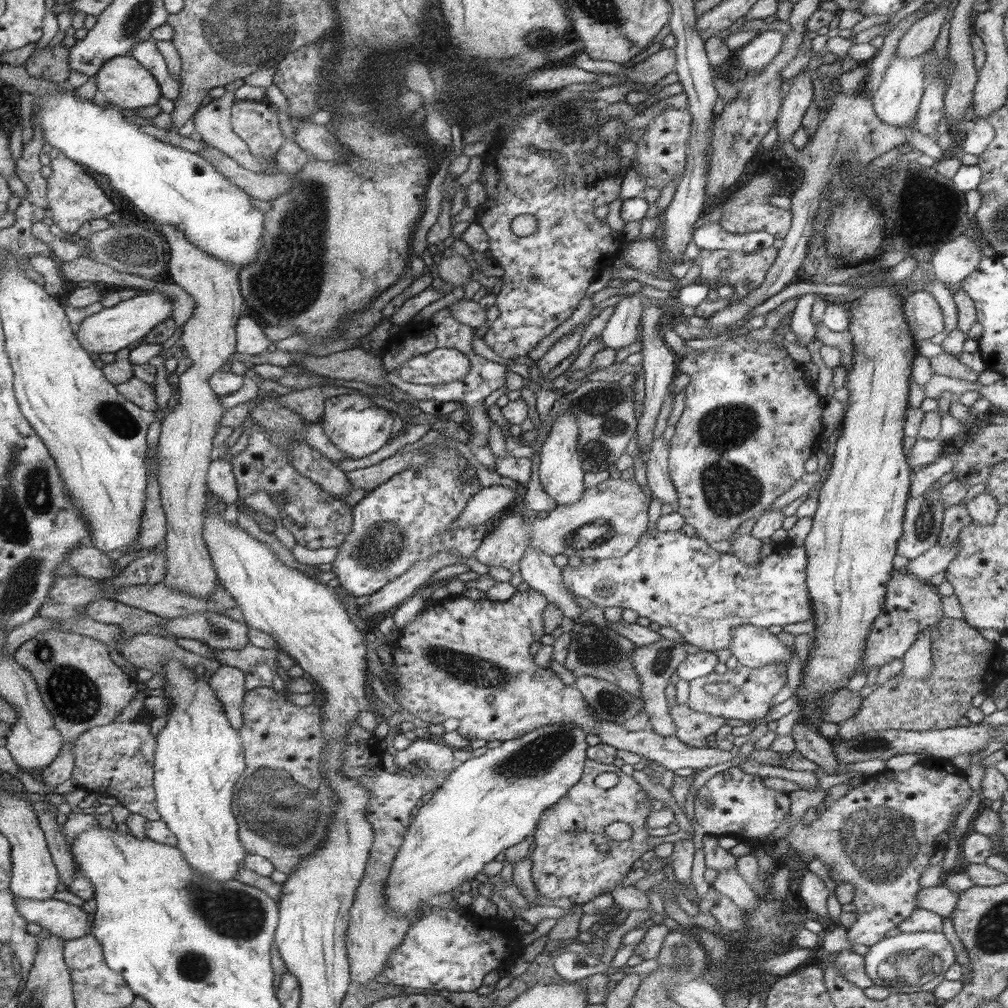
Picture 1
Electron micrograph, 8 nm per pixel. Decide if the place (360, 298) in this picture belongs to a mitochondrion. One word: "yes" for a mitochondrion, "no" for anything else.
no

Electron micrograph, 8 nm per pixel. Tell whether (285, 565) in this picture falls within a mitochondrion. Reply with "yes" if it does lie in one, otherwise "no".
no

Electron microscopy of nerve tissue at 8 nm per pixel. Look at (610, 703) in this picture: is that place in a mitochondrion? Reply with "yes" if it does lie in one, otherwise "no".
yes

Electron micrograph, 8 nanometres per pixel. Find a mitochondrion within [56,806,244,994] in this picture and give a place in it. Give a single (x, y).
(193, 966)

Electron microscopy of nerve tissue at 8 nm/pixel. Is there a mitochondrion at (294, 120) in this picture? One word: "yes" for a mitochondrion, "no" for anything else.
no

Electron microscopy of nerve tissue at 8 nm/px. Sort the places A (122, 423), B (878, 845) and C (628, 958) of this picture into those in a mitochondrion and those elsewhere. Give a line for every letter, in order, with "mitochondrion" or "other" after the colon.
A: mitochondrion
B: mitochondrion
C: other

